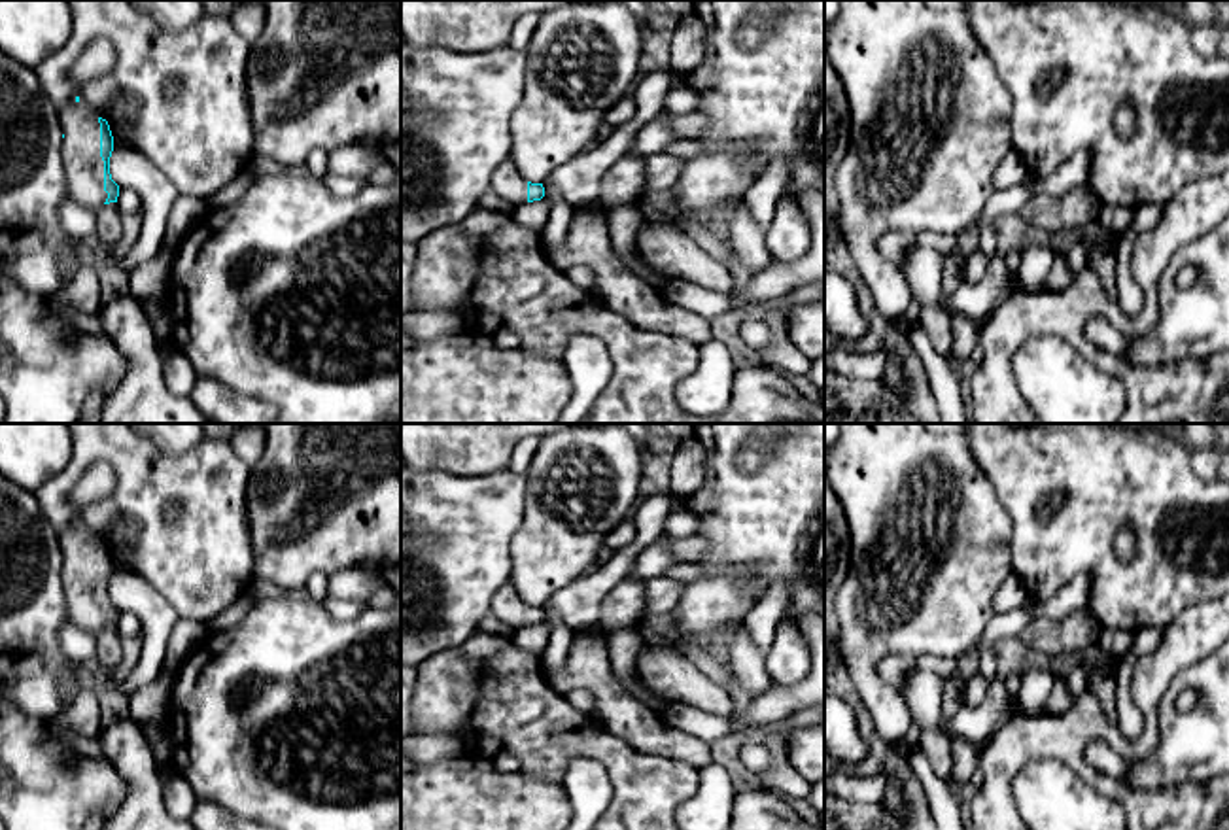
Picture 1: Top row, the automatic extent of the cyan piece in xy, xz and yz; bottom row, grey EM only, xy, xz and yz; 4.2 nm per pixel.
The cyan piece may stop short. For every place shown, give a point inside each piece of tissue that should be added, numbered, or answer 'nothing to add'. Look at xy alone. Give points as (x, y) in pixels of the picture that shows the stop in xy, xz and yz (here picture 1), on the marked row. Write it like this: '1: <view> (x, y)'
1: xy (84, 167)

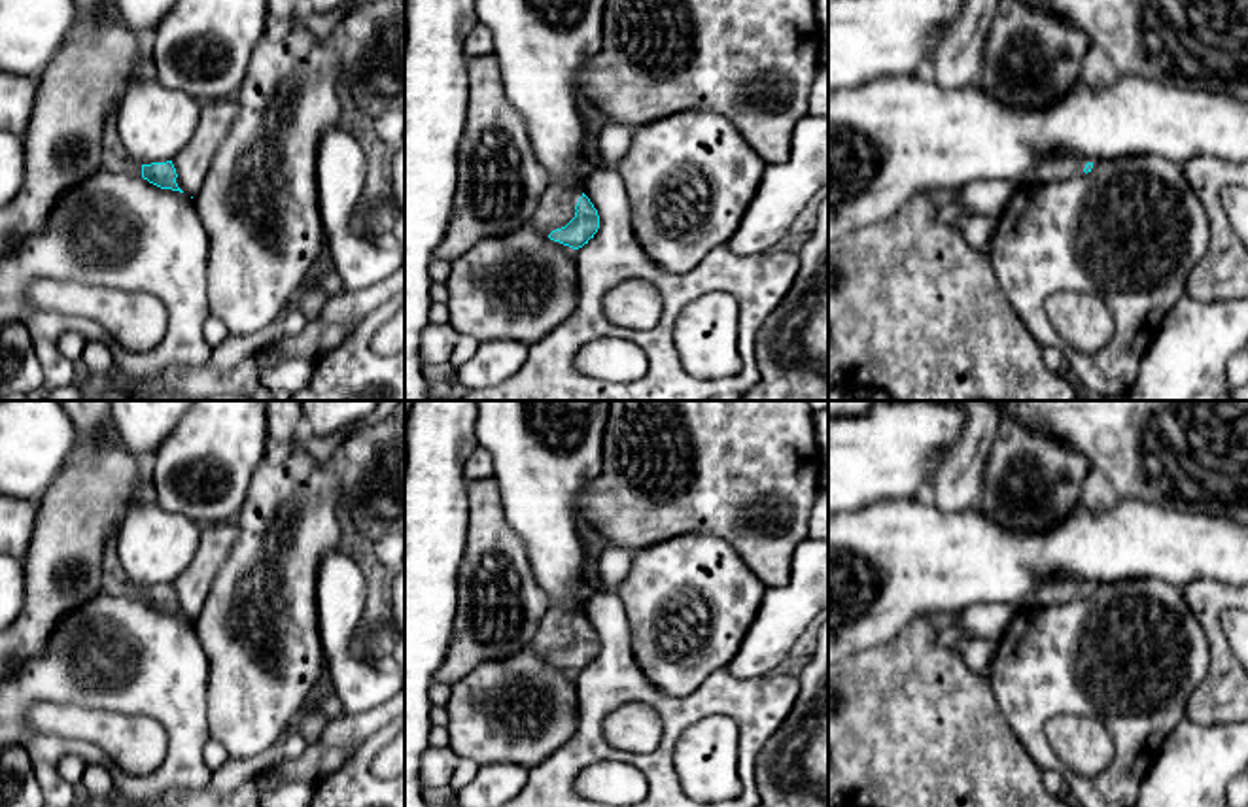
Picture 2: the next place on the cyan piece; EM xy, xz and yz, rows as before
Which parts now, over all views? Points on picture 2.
1: xz (556, 208)

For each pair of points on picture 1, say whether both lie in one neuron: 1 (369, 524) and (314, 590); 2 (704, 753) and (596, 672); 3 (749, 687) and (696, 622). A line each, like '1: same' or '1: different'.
1: different
2: same
3: different

